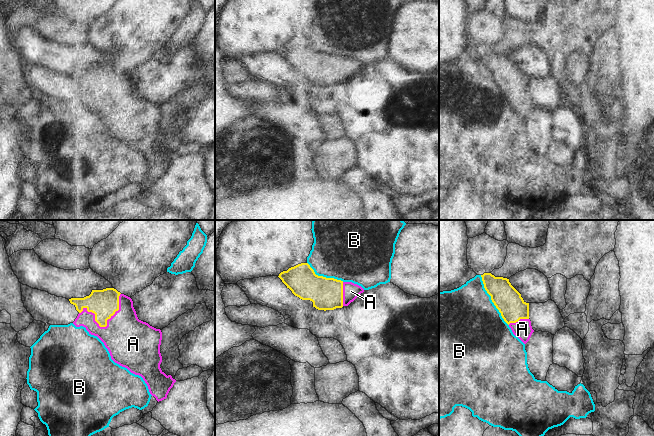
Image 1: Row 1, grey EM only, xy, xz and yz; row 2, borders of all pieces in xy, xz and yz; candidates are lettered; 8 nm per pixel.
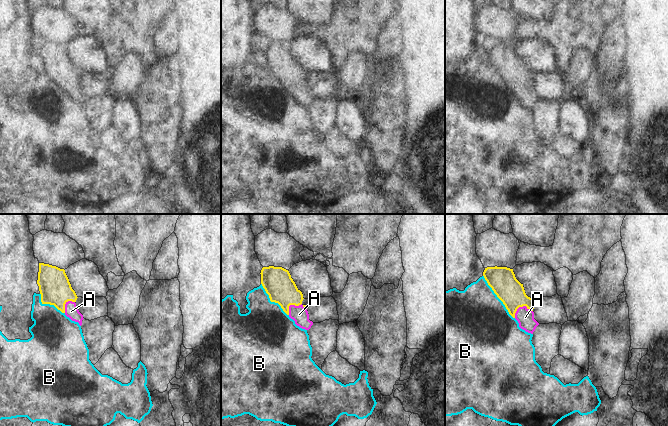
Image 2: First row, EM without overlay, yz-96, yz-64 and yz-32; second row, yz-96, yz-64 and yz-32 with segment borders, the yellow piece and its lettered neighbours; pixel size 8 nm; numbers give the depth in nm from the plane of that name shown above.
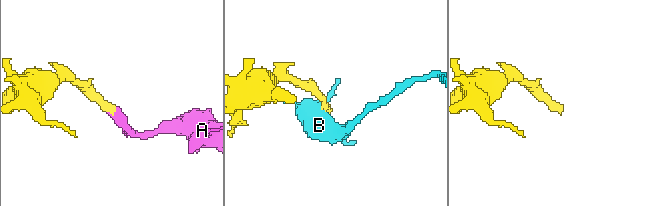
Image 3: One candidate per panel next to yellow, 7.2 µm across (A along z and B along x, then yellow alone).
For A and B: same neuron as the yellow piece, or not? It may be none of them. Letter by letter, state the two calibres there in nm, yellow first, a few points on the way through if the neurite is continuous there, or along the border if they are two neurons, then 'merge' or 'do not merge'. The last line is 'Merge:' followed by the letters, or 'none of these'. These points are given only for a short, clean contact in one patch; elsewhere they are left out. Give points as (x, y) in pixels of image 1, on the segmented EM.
A: 220/380 nm | merge
B: 220/500 nm | do not merge
Merge: A

